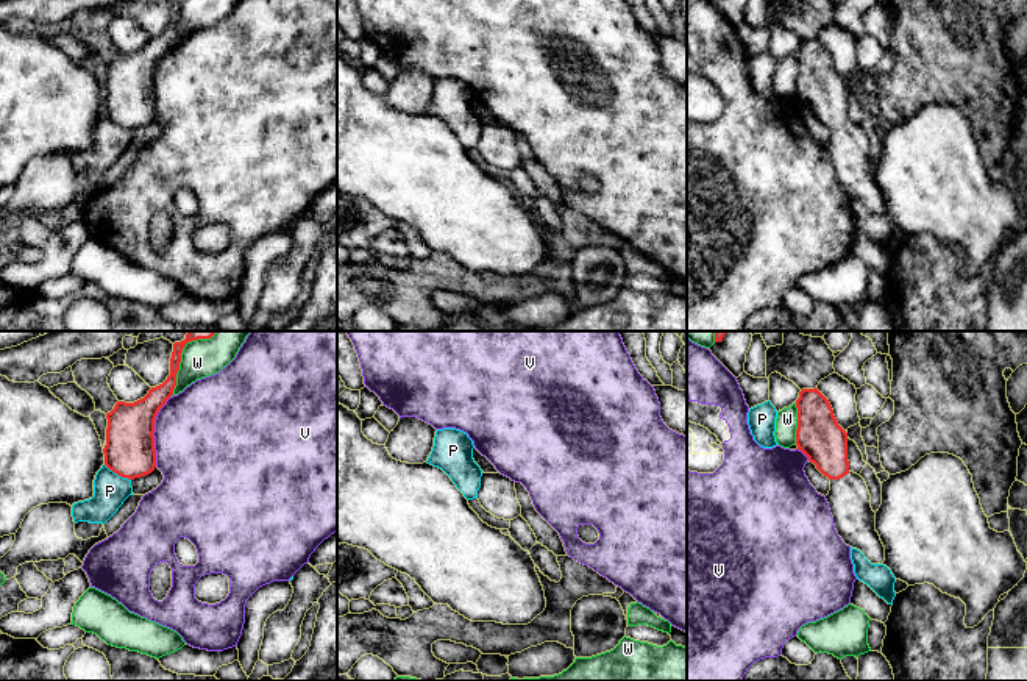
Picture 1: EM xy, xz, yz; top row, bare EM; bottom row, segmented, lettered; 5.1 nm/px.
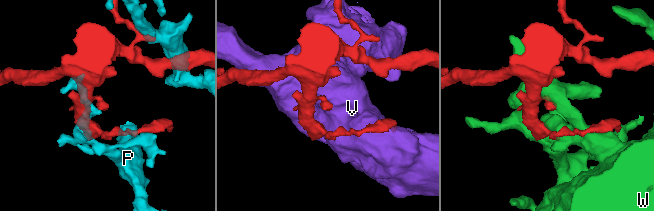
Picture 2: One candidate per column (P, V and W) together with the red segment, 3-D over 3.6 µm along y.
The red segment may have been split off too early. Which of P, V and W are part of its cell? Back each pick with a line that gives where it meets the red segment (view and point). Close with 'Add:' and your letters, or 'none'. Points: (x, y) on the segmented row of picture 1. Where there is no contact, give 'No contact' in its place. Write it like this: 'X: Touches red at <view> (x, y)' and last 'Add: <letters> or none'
Add: none

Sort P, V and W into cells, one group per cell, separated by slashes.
P / V / W

